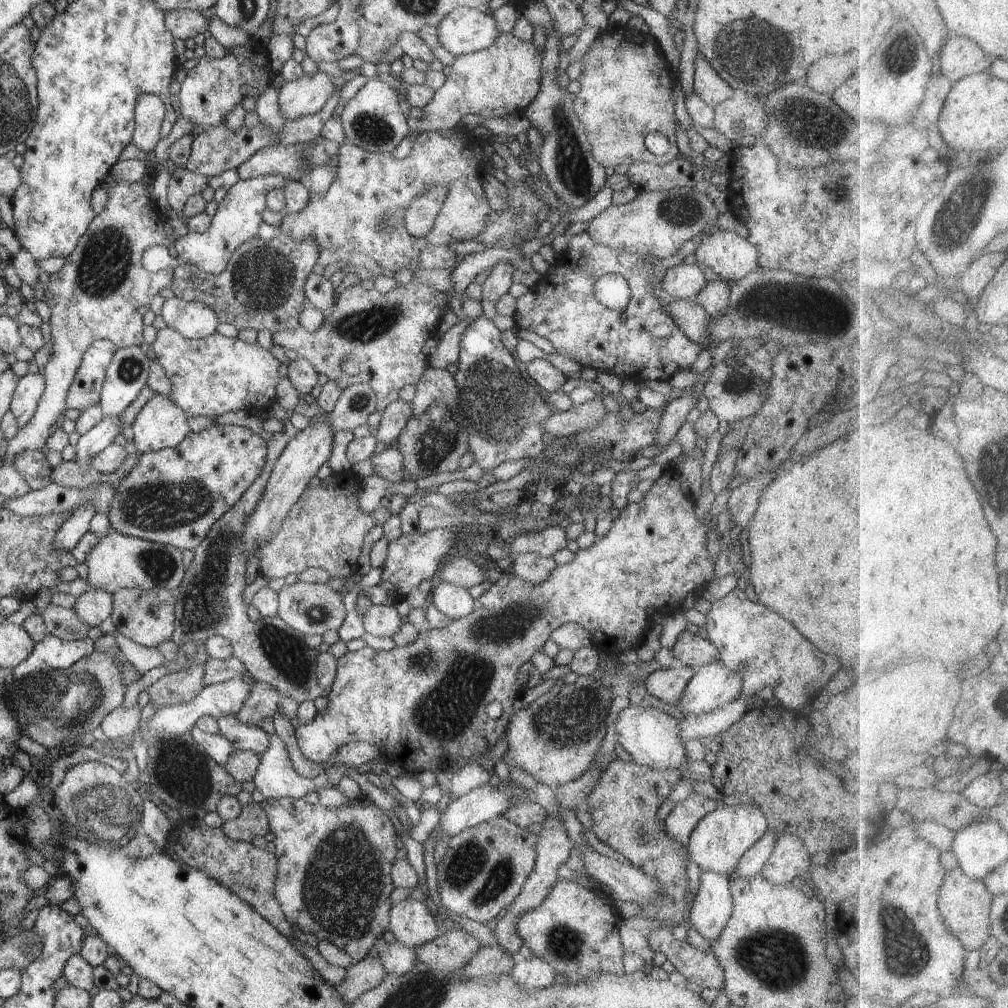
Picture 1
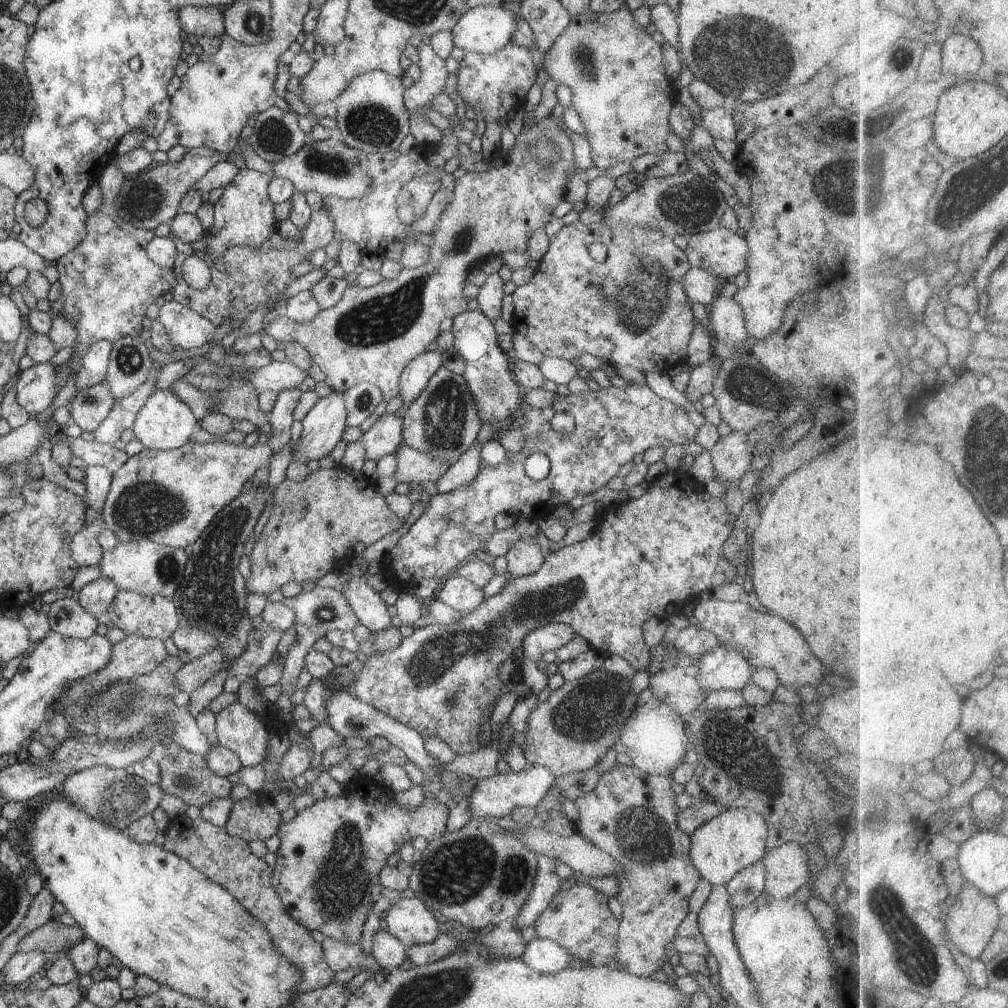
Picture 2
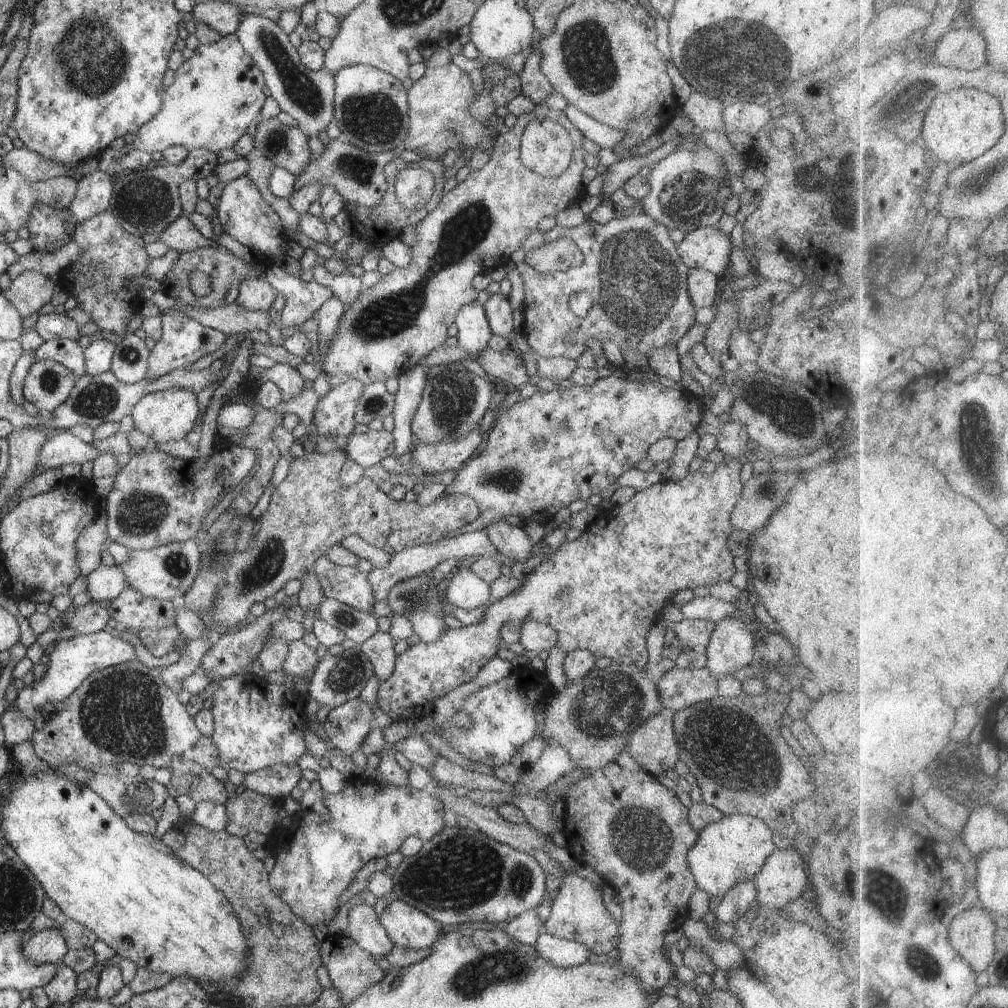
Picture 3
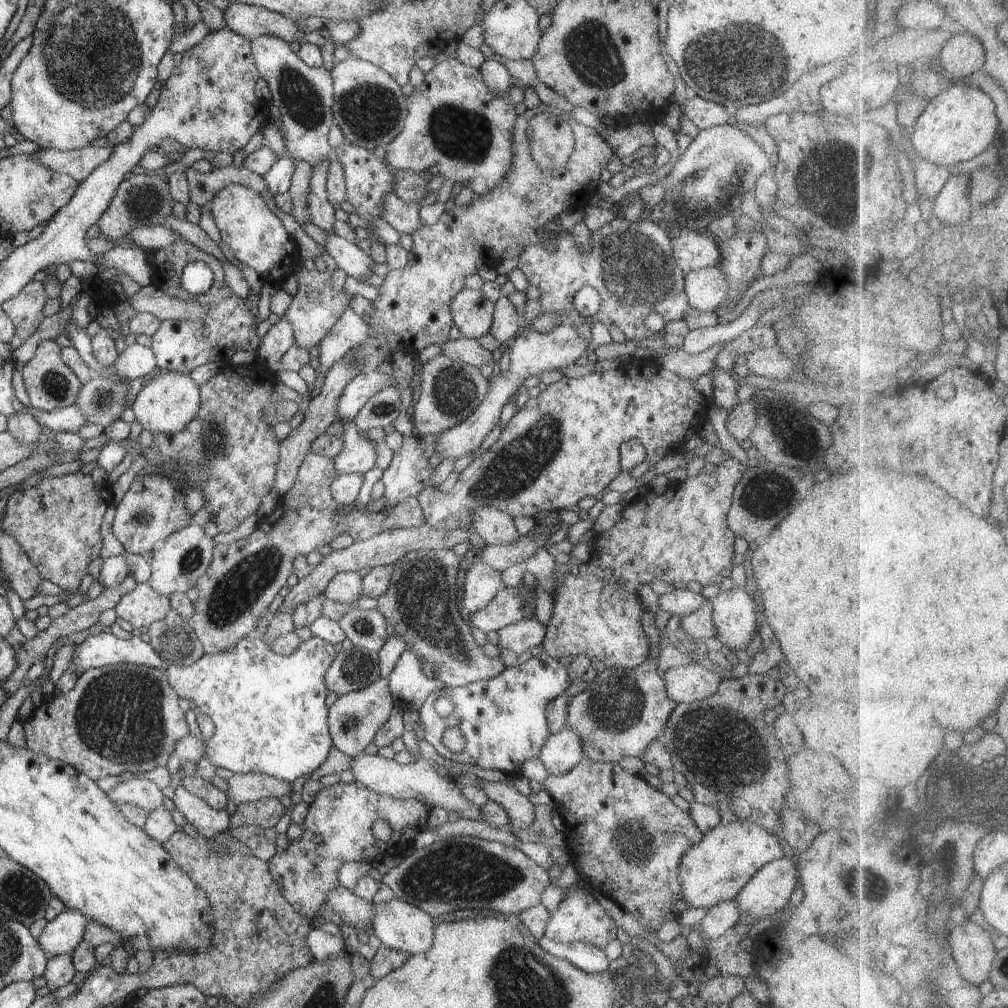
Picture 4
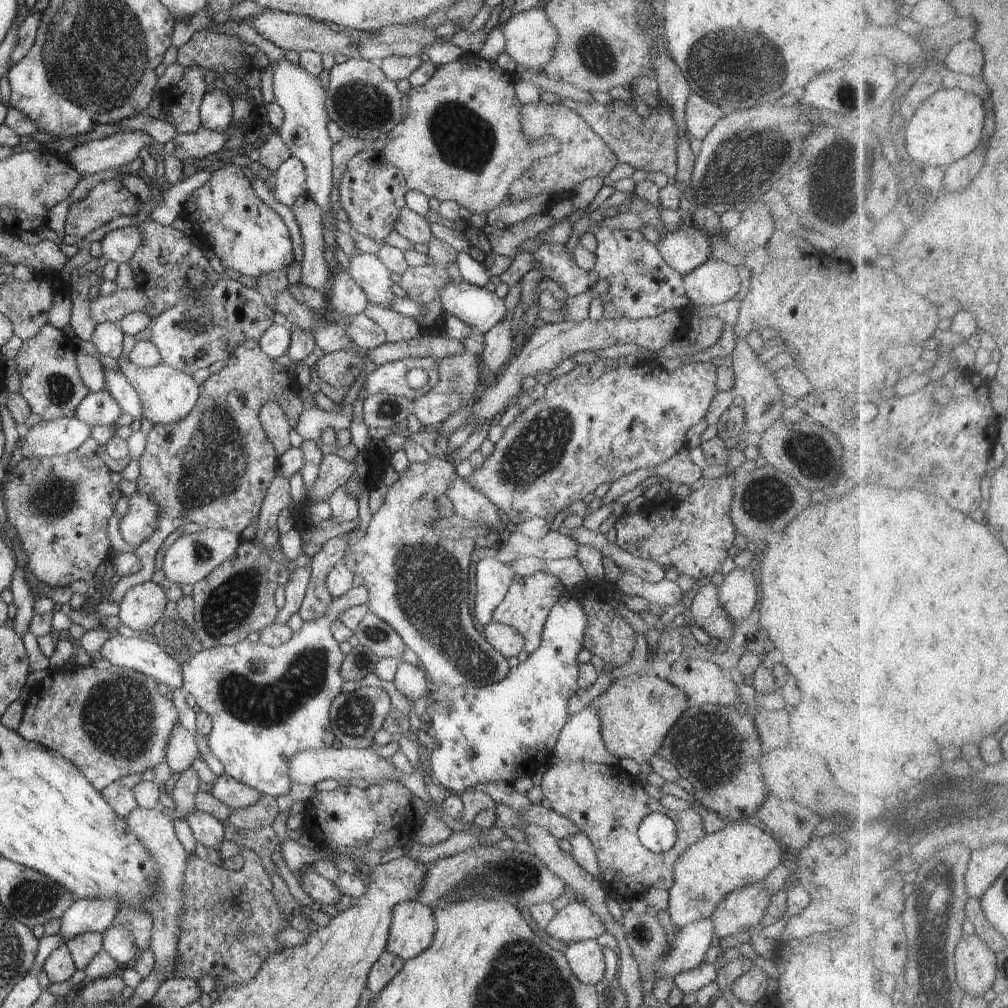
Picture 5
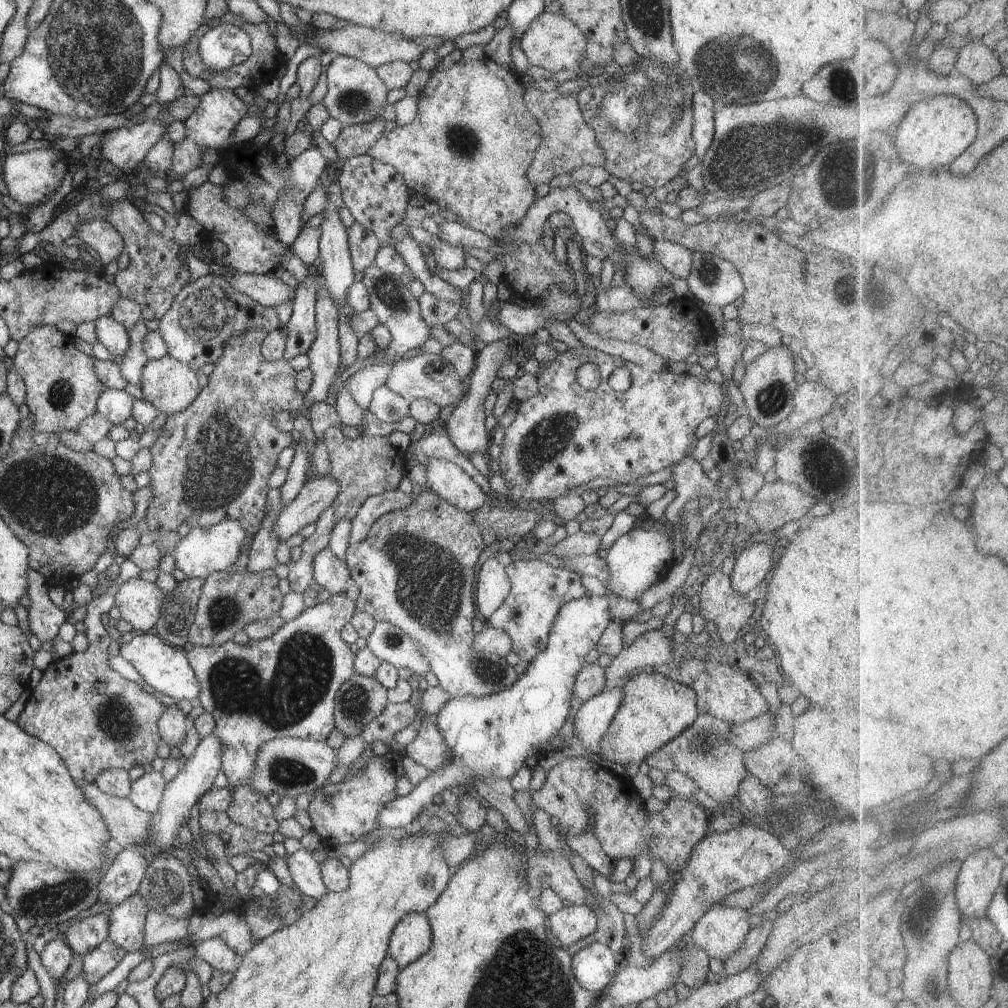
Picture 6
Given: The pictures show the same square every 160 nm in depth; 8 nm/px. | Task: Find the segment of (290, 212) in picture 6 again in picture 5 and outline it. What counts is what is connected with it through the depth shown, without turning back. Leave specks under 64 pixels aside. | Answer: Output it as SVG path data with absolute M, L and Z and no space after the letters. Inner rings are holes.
M294 156L288 157L275 170L274 196L278 202L290 208L296 198L307 192L307 178L304 165Z

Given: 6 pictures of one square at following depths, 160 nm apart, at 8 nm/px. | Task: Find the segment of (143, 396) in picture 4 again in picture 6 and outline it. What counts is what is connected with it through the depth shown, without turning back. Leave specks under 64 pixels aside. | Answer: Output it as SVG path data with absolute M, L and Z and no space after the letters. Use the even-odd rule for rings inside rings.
M168 354L158 360L147 361L141 370L139 387L144 395L144 400L152 403L158 413L164 412L168 417L188 408L200 392L197 372L168 356Z

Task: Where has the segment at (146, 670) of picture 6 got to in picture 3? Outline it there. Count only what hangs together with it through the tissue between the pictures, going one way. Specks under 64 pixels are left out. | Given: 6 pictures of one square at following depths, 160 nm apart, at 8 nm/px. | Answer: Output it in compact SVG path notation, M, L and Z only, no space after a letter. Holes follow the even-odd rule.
M99 631L90 634L78 634L68 640L61 640L49 655L48 672L40 680L29 679L19 686L18 696L14 700L13 710L18 710L22 716L33 718L34 714L46 704L56 704L64 701L90 674L136 659L135 648L130 642L125 642L120 637L114 638L108 632Z

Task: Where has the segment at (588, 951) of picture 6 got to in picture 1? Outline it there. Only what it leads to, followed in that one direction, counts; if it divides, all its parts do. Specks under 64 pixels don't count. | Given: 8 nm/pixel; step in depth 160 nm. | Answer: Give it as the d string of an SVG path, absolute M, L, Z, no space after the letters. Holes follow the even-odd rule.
M533 954L530 960L518 958L515 966L509 972L514 982L526 988L544 988L555 984L556 972L554 968Z

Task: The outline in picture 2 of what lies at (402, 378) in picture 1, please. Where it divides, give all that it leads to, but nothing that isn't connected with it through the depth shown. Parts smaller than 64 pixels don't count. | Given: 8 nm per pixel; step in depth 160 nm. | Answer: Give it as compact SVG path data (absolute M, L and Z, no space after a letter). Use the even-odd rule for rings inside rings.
M538 120L529 125L516 136L516 144L510 150L501 148L487 159L491 165L489 171L469 172L456 181L452 202L448 202L432 230L434 243L429 246L430 258L426 264L418 268L403 268L397 278L384 280L371 288L359 288L352 284L336 306L321 309L308 322L289 320L282 313L280 318L267 322L265 332L276 343L296 342L306 348L311 360L326 375L325 382L333 391L346 393L356 384L370 382L382 392L383 401L388 403L393 400L398 395L404 368L414 358L424 354L428 345L442 334L442 321L446 318L454 319L467 311L468 299L464 297L463 290L470 272L480 268L488 258L500 256L504 252L517 252L520 255L527 252L531 234L545 229L554 217L556 206L565 200L568 183L566 174L575 165L574 150L568 152L568 164L556 162L548 168L540 166L530 156L528 148L536 140L546 138L546 122Z

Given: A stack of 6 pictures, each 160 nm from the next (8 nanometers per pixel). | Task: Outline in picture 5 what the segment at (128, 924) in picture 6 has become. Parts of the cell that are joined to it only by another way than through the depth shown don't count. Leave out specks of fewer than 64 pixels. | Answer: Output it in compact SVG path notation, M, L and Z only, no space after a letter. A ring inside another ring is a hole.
M112 924L103 932L103 949L122 968L130 966L140 953L140 948L136 946L130 930L120 924L118 926Z

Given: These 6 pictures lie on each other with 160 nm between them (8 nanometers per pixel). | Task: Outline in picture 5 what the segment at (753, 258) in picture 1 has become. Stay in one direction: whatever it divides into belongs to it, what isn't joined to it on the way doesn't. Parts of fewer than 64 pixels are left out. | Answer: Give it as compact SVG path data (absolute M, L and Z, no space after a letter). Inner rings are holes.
M689 222L661 234L657 245L662 258L682 276L704 264L713 253L708 236Z

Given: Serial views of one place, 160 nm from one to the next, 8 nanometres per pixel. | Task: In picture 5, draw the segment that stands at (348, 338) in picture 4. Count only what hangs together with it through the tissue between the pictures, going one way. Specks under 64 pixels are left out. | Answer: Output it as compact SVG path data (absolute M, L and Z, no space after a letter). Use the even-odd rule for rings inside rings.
M364 313L354 316L352 320L347 324L346 332L349 339L362 351L376 348L387 342L385 330Z

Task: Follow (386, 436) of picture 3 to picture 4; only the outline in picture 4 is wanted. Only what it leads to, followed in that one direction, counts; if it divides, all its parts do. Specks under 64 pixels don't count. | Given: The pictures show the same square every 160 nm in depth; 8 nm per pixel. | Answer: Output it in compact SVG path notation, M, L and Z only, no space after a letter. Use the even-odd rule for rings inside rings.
M344 423L344 432L340 436L343 440L343 447L340 453L335 456L335 467L337 476L350 473L365 474L374 468L377 459L376 445L370 439L360 435L359 428L353 423Z

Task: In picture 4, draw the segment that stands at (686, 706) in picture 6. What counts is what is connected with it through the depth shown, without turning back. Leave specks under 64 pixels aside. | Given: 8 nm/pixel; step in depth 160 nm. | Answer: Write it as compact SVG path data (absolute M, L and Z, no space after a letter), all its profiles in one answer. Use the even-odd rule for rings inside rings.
M649 609L643 610L642 629L648 640L648 658L633 669L623 669L620 667L606 667L598 672L595 679L588 683L584 690L577 693L567 704L567 719L565 728L575 731L581 738L583 754L586 758L597 763L618 763L624 756L640 757L646 747L661 736L666 729L667 720L677 705L667 695L667 688L663 675L658 673L658 658L661 652L659 630L656 625L656 615Z

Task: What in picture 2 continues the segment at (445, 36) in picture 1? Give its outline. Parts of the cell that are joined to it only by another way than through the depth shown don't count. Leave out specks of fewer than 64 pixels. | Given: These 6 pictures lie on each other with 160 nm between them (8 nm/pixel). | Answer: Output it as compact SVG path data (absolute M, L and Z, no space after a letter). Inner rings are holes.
M505 2L499 6L485 5L468 10L456 22L456 26L452 28L451 34L454 47L477 54L496 54L498 50L502 50L512 40L512 34L518 28L518 20L516 18L518 18L518 14L513 13Z

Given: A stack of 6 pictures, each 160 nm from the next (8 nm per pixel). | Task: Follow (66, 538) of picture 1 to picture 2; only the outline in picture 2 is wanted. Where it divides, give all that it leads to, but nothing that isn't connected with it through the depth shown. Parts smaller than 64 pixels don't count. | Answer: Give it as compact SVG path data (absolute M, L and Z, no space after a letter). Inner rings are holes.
M91 466L85 468L84 486L86 486L86 496L83 497L86 502L86 518L84 526L92 524L103 512L106 496L111 488L113 473L104 466Z

